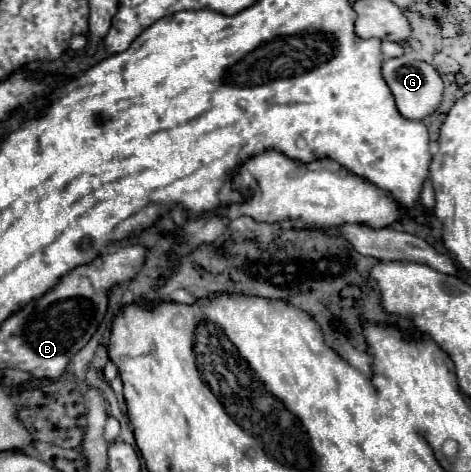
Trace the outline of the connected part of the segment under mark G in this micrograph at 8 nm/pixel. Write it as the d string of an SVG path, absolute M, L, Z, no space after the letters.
M410 56L390 58L382 66L382 74L384 74L384 80L390 86L394 98L396 98L396 106L398 106L398 110L400 110L400 114L404 118L408 118L408 120L424 120L426 116L434 114L440 108L444 82L440 78L440 74L436 72L436 68L430 66L428 62L414 60Z

